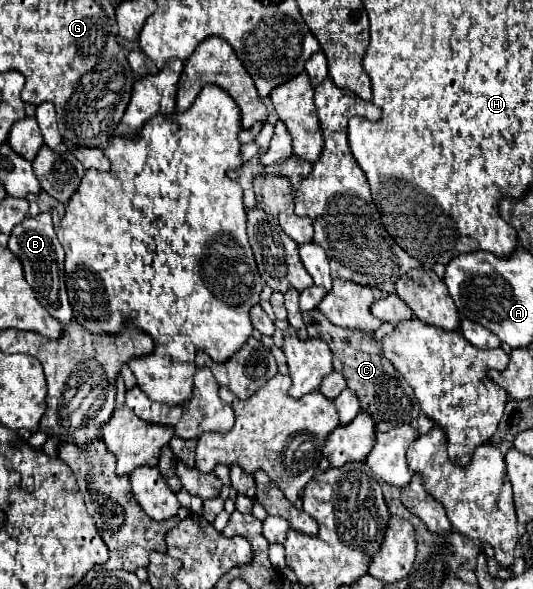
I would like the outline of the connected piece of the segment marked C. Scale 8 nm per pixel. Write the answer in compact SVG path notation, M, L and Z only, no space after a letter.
M318 309L306 311L304 323L306 323L310 337L320 337L330 345L332 357L334 357L334 369L344 373L346 383L352 391L356 391L362 409L372 415L376 431L400 427L400 425L410 423L412 419L416 419L420 415L420 403L418 403L412 387L394 369L394 365L384 357L382 343L376 341L370 333L338 327L338 325L330 323L324 317L324 313L320 313Z

